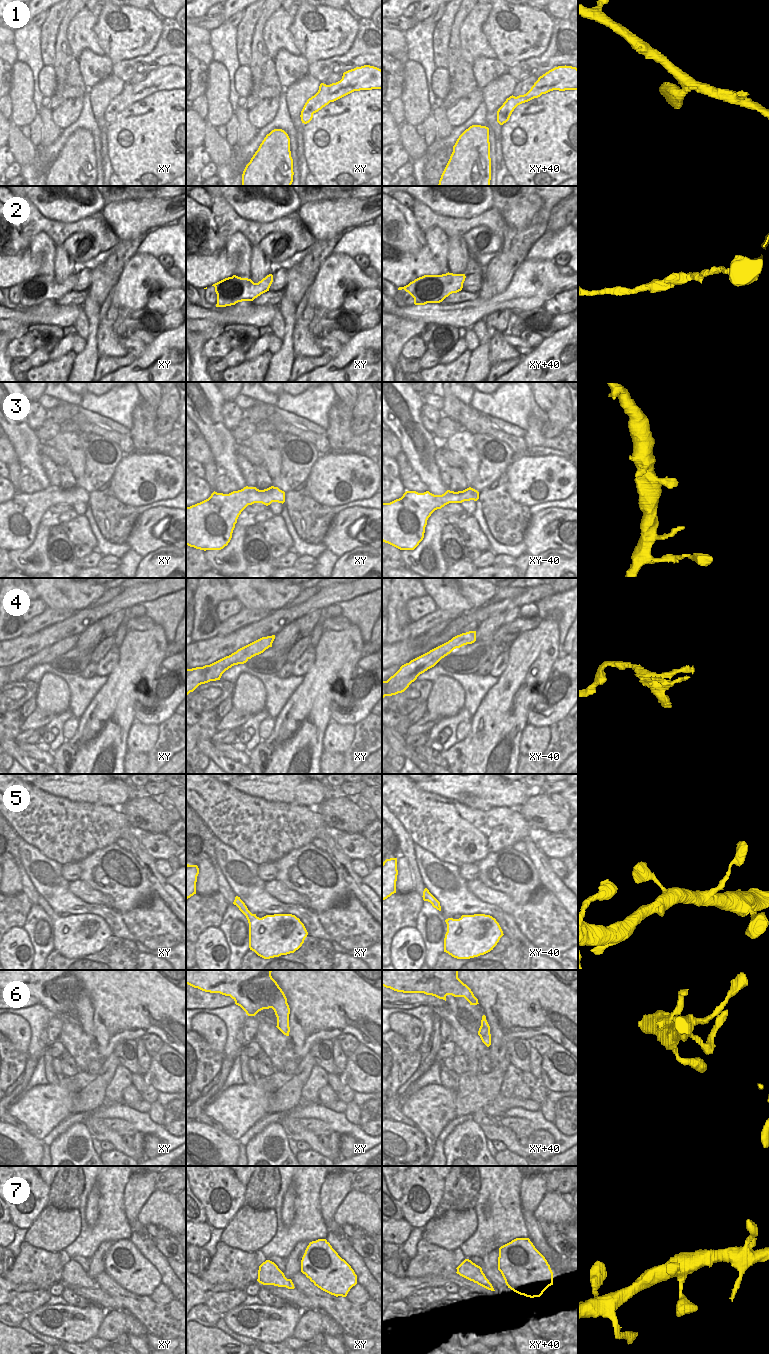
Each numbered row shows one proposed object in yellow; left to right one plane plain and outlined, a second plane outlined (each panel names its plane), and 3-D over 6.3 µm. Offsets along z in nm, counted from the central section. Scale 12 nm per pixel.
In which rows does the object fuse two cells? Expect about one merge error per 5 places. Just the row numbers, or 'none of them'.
4

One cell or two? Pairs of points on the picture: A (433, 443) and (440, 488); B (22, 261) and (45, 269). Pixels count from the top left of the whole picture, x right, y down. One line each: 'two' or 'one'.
A: one
B: two

